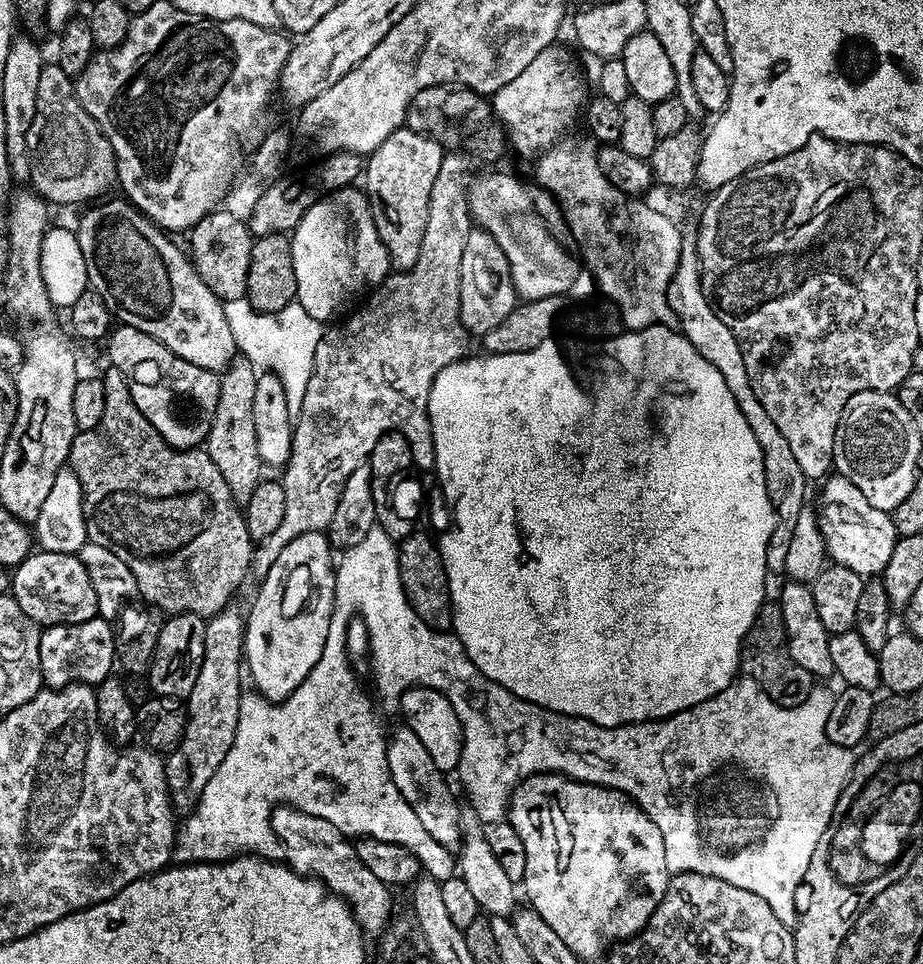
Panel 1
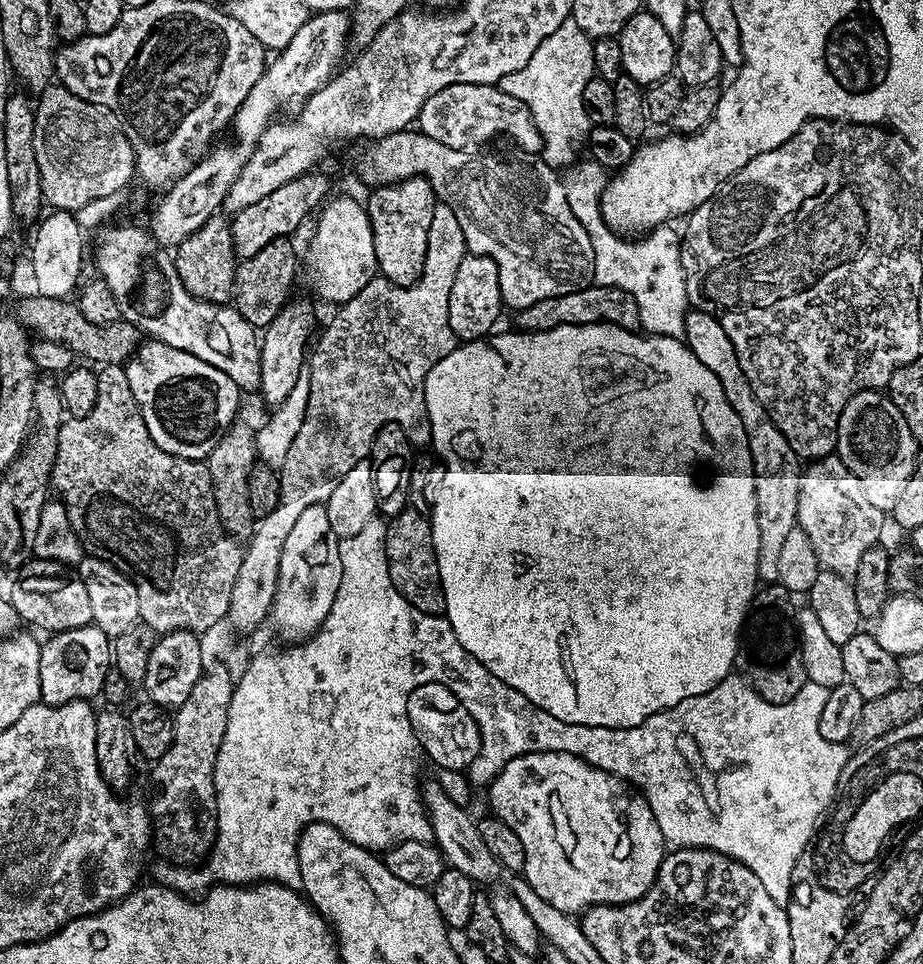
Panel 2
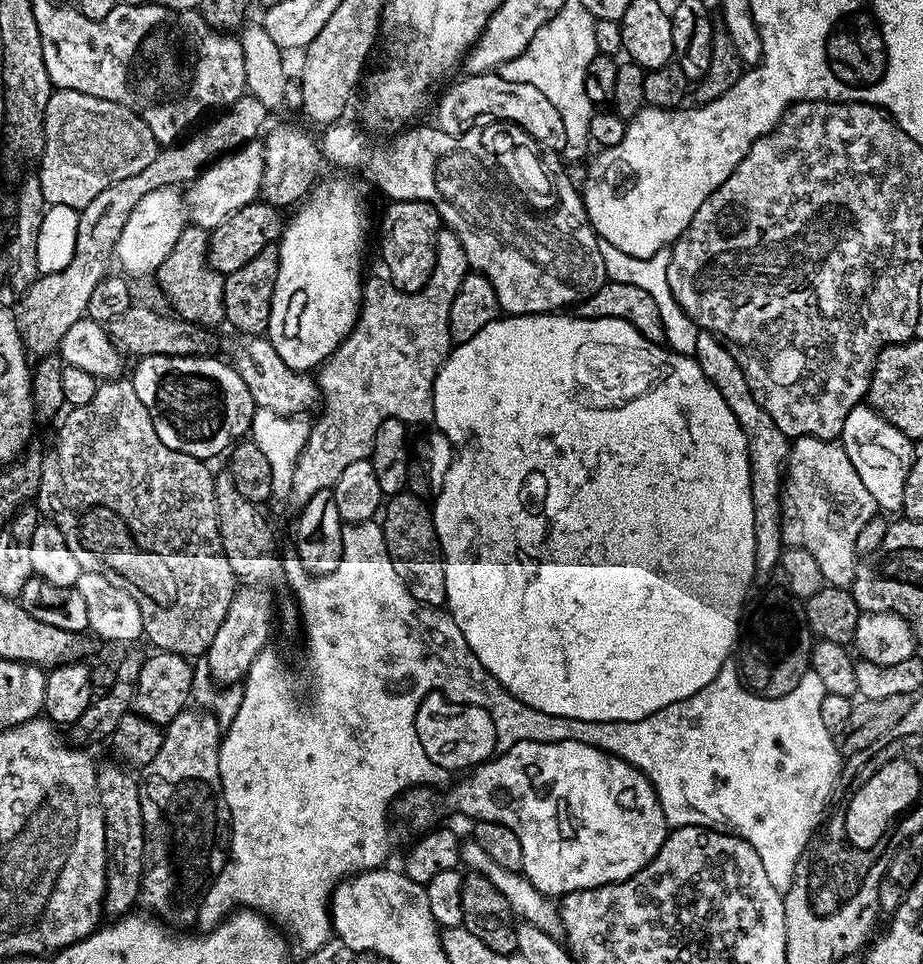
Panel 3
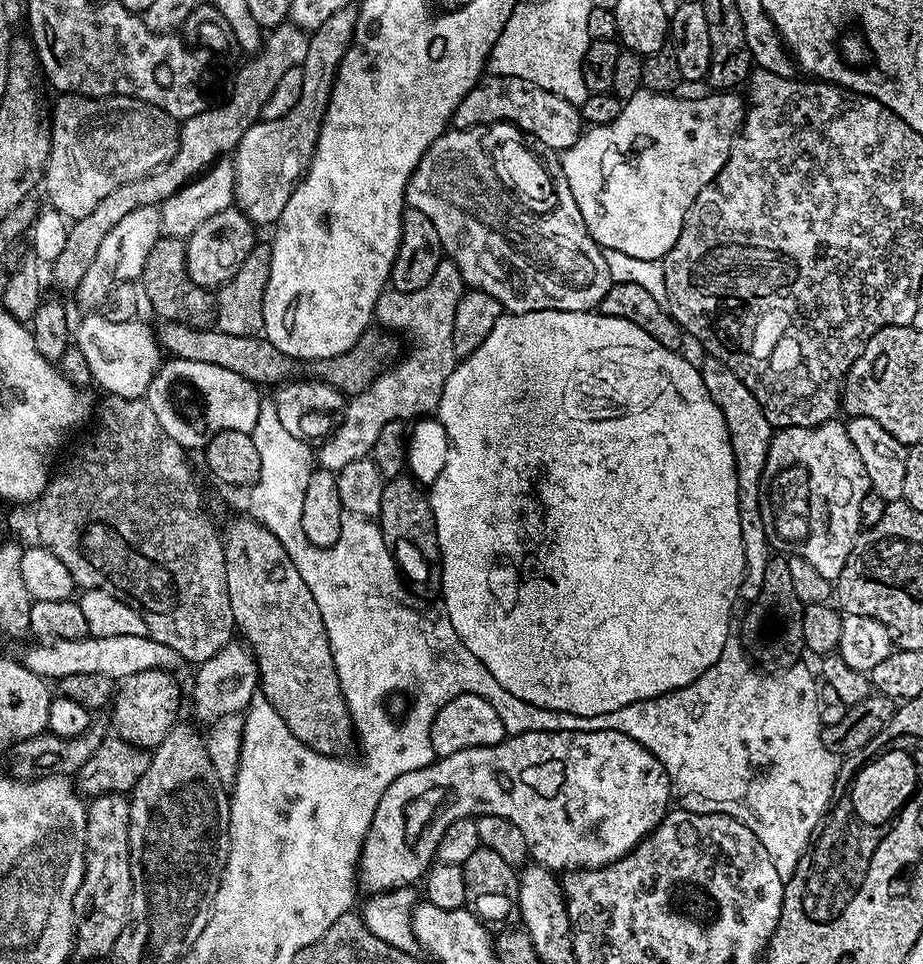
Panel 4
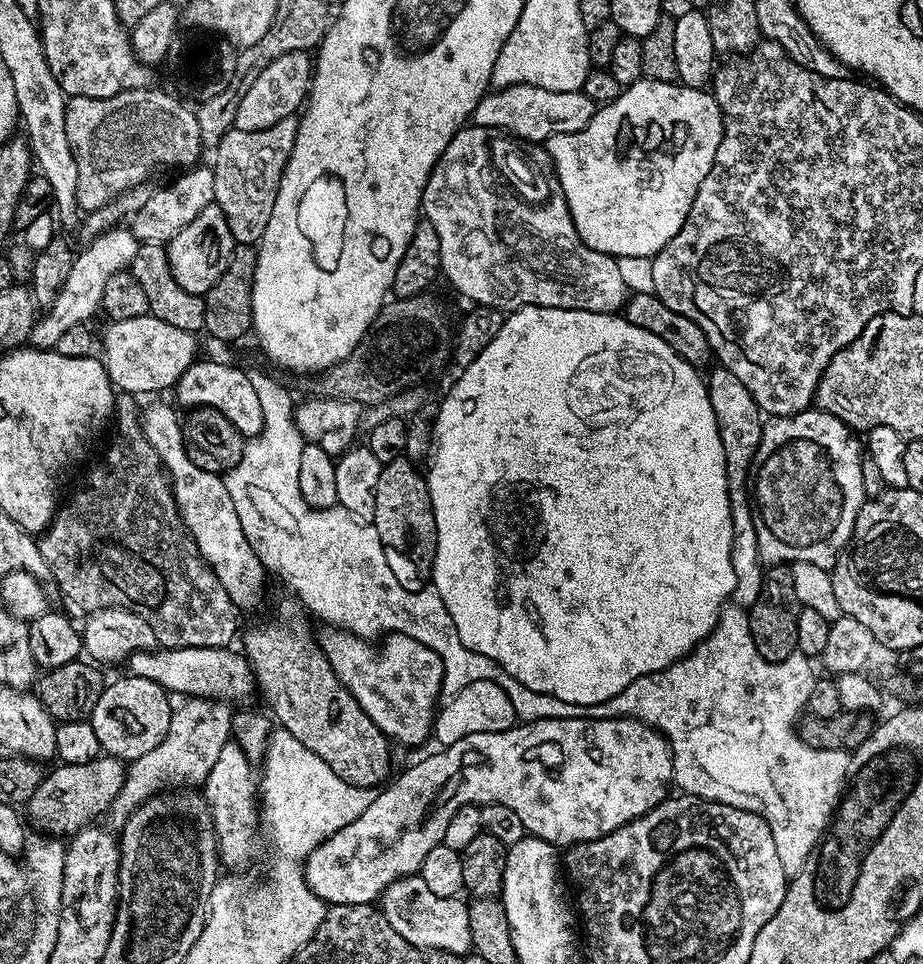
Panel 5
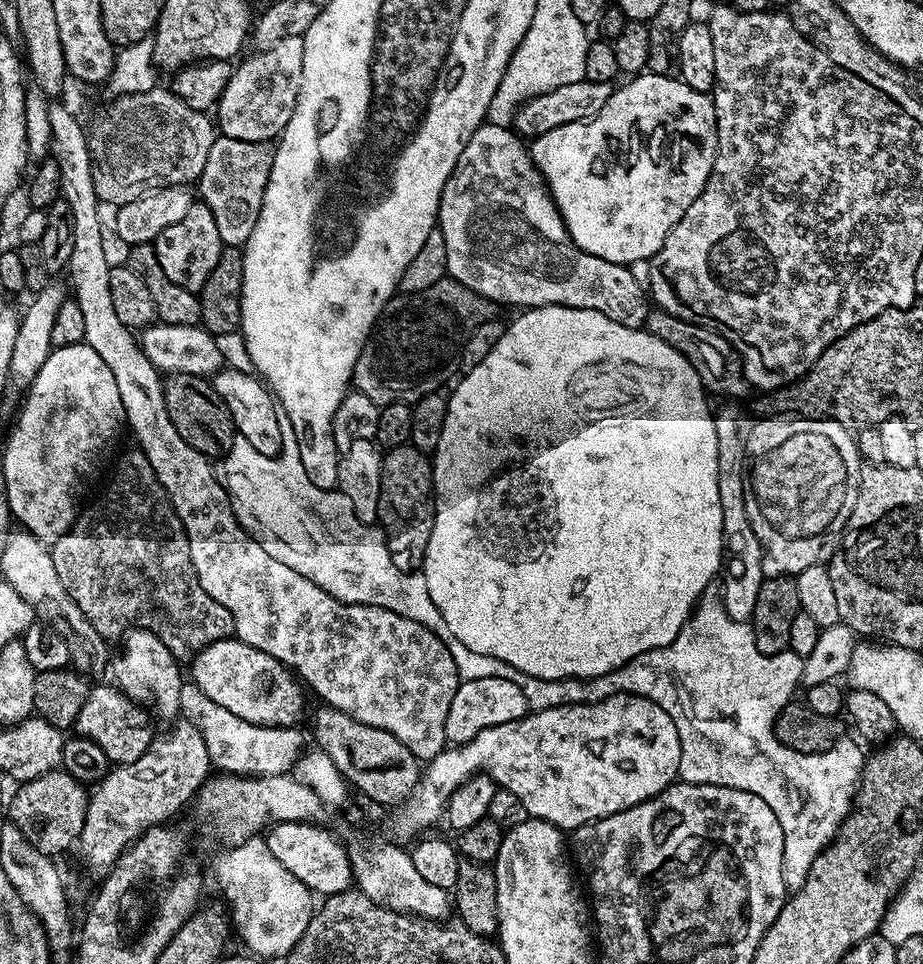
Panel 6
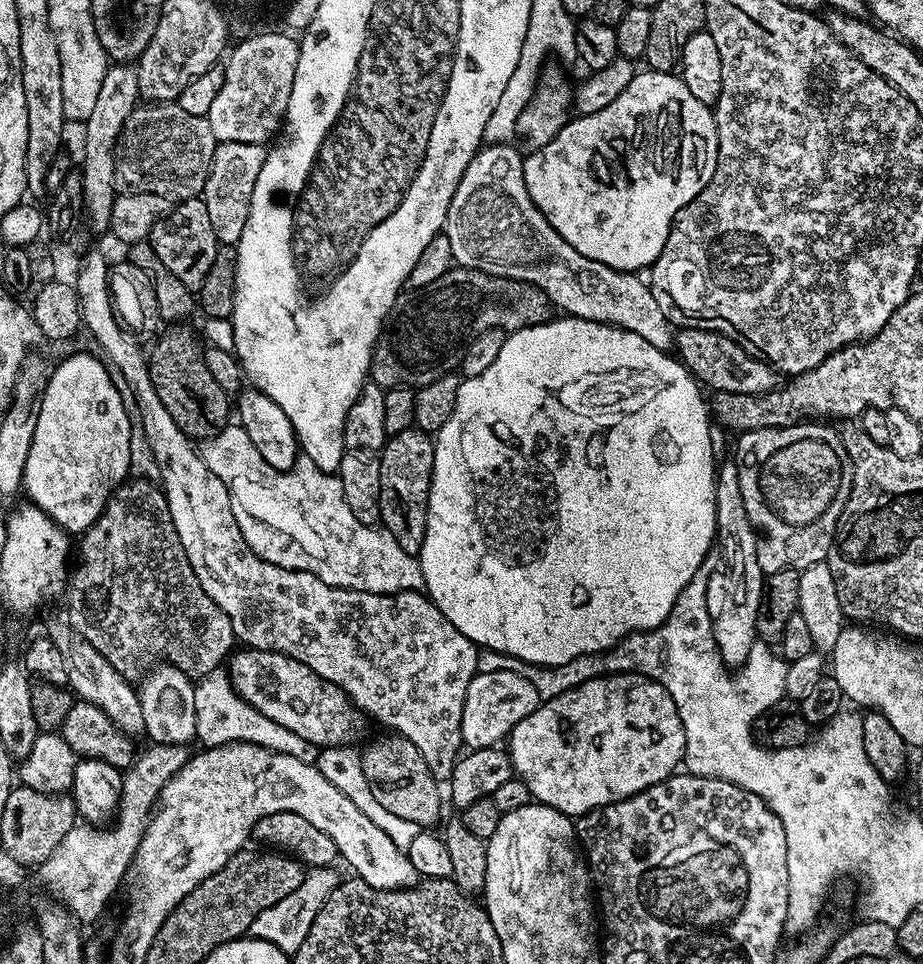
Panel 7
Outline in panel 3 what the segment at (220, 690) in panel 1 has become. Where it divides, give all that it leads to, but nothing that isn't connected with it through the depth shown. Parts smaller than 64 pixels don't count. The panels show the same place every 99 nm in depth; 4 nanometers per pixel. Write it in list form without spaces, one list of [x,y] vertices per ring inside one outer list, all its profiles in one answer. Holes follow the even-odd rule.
[[[185,710],[177,714],[173,720],[164,728],[164,741],[162,750],[154,757],[154,762],[150,762],[139,773],[140,801],[142,802],[142,822],[144,823],[144,877],[140,883],[141,905],[145,904],[149,913],[155,914],[165,924],[176,930],[188,930],[193,923],[197,923],[200,915],[200,902],[204,899],[204,891],[212,884],[212,880],[222,870],[226,859],[226,833],[230,828],[228,818],[228,807],[224,801],[224,791],[220,781],[220,771],[218,770],[218,754],[220,753],[220,742],[222,739],[222,727],[209,711]]]

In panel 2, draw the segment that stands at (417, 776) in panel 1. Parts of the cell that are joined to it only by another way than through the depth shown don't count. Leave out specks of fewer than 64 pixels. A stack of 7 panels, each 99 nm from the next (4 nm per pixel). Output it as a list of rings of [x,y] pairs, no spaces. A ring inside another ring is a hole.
[[[425,783],[422,788],[422,800],[426,805],[428,820],[432,823],[432,839],[444,856],[447,867],[462,870],[462,874],[466,874],[474,882],[480,883],[481,880],[484,884],[494,883],[496,875],[501,875],[502,869],[494,854],[490,854],[486,842],[482,842],[479,823],[475,819],[472,821],[467,810],[456,804],[454,797],[447,796],[440,784]]]

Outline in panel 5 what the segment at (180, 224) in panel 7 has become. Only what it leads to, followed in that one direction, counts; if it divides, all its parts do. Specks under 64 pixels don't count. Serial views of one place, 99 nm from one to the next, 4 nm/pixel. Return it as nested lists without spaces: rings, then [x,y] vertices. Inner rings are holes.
[[[213,202],[190,222],[167,244],[168,257],[170,258],[170,274],[174,274],[174,282],[182,286],[182,290],[190,290],[190,294],[203,296],[222,278],[226,266],[232,257],[234,241],[230,234],[230,226],[226,222],[226,214]]]

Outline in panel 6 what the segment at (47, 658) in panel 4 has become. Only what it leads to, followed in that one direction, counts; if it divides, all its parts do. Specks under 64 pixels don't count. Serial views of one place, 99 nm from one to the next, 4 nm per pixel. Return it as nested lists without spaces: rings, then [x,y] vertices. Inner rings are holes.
[[[229,638],[215,640],[191,657],[190,664],[190,680],[211,702],[216,702],[238,718],[272,728],[296,728],[300,724],[298,722],[304,716],[304,700],[296,689],[297,681],[292,669],[278,658],[254,650],[254,646],[246,646],[246,642]]]

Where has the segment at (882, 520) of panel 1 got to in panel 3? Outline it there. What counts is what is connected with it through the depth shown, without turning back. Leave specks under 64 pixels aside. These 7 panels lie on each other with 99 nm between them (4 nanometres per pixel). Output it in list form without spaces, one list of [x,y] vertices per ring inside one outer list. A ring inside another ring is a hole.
[[[797,436],[791,441],[788,463],[780,486],[780,539],[789,548],[810,550],[811,556],[818,561],[818,567],[822,570],[825,585],[851,589],[858,563],[855,542],[862,526],[877,512],[874,498],[870,498],[870,490],[862,486],[862,478],[858,478],[854,462],[846,458],[843,444],[813,436]]]

